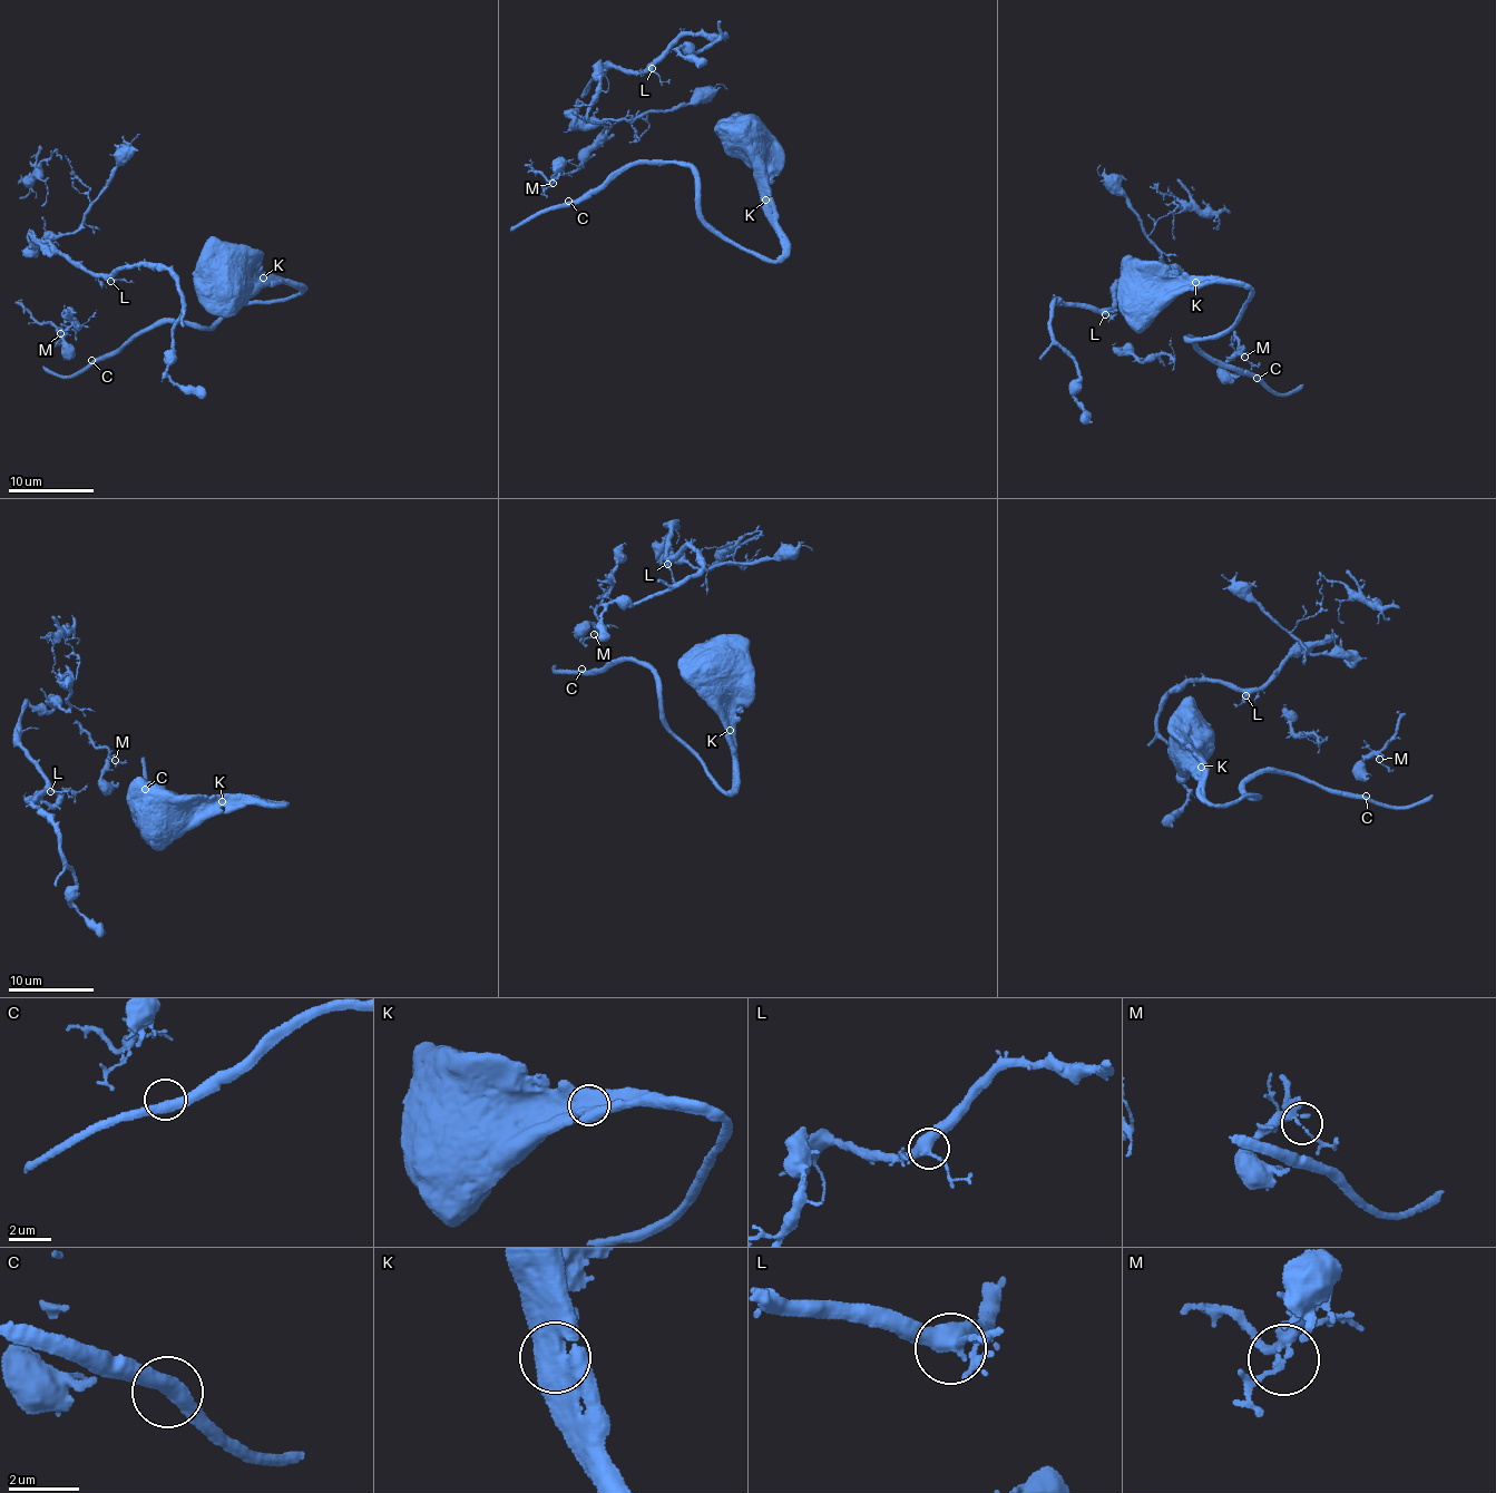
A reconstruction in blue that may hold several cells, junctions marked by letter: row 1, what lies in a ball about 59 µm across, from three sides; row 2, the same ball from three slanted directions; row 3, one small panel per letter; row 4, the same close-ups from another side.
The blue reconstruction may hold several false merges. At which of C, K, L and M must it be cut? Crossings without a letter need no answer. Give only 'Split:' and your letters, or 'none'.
Split: none

